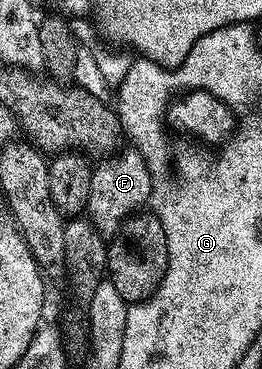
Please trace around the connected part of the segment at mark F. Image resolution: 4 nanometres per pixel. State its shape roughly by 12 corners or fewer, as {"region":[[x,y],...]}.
{"region":[[139,151],[92,170],[85,214],[113,237],[150,203],[154,182]]}

